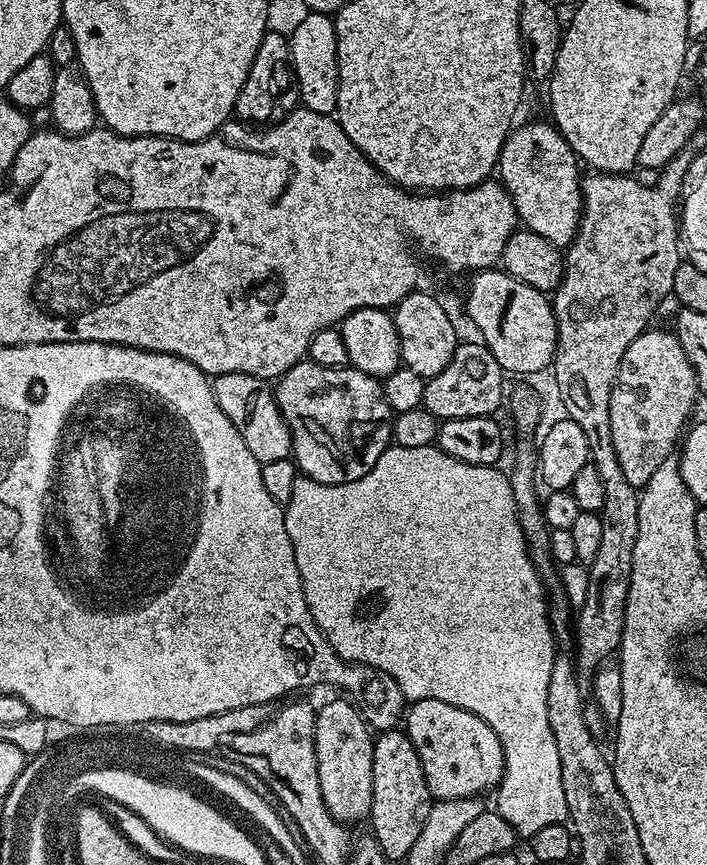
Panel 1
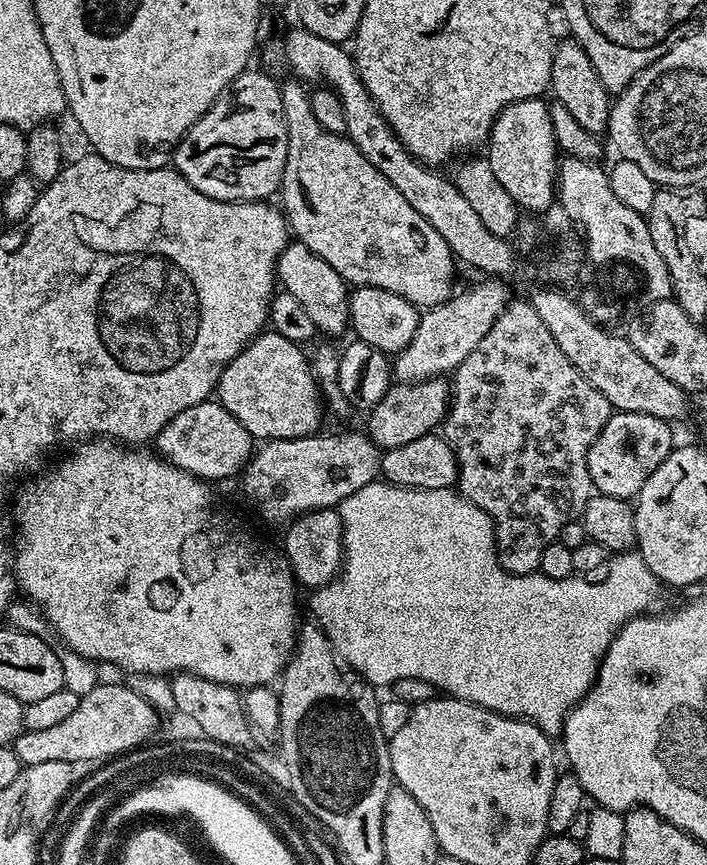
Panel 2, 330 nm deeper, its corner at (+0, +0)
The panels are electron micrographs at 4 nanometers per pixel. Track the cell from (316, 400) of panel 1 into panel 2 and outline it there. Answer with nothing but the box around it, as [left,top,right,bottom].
[218,330,326,441]

